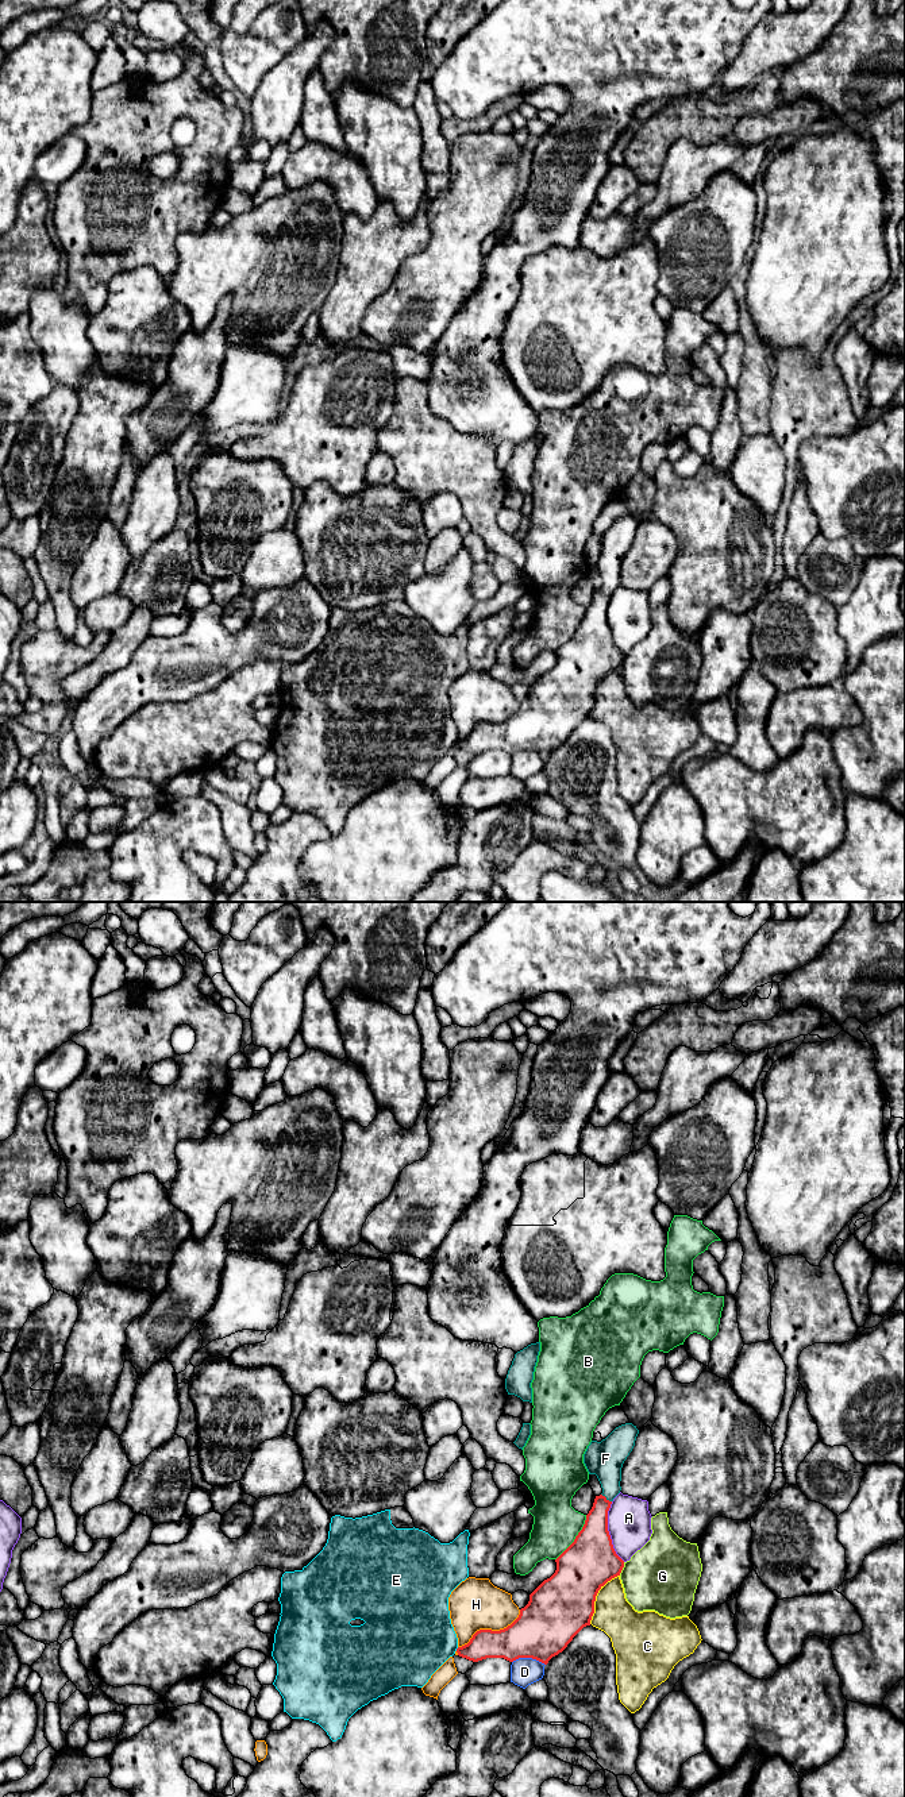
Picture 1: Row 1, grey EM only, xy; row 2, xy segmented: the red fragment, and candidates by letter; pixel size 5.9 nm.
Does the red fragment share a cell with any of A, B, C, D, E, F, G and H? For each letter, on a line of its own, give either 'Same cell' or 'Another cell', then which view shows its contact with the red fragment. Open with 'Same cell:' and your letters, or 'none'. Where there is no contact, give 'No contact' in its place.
Same cell: F
A: Another cell. Touches red in xy
B: Another cell. Touches red in xy
C: Another cell. Touches red in xy
D: Another cell. Touches red in xy
E: Another cell. Touches red in xy
F: Same cell. Touches red in xy
G: Another cell. Touches red in xy
H: Another cell. Touches red in xy

